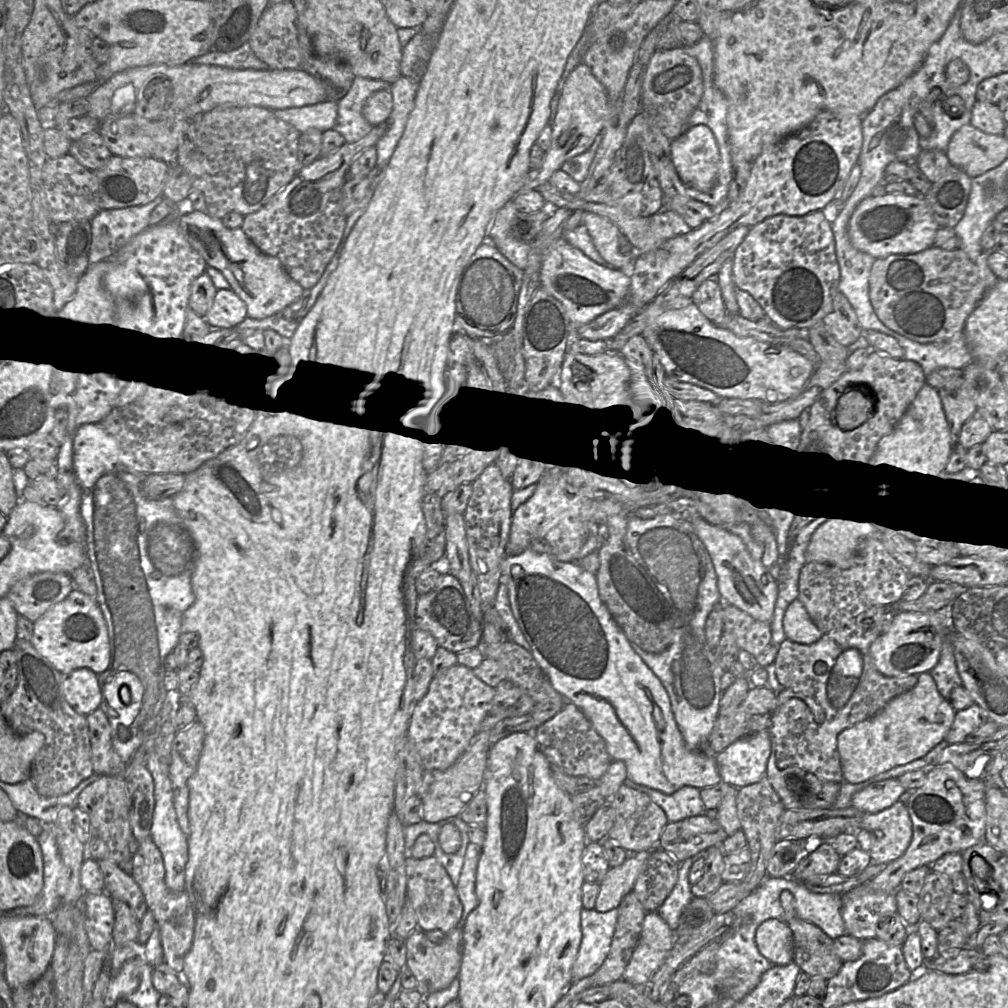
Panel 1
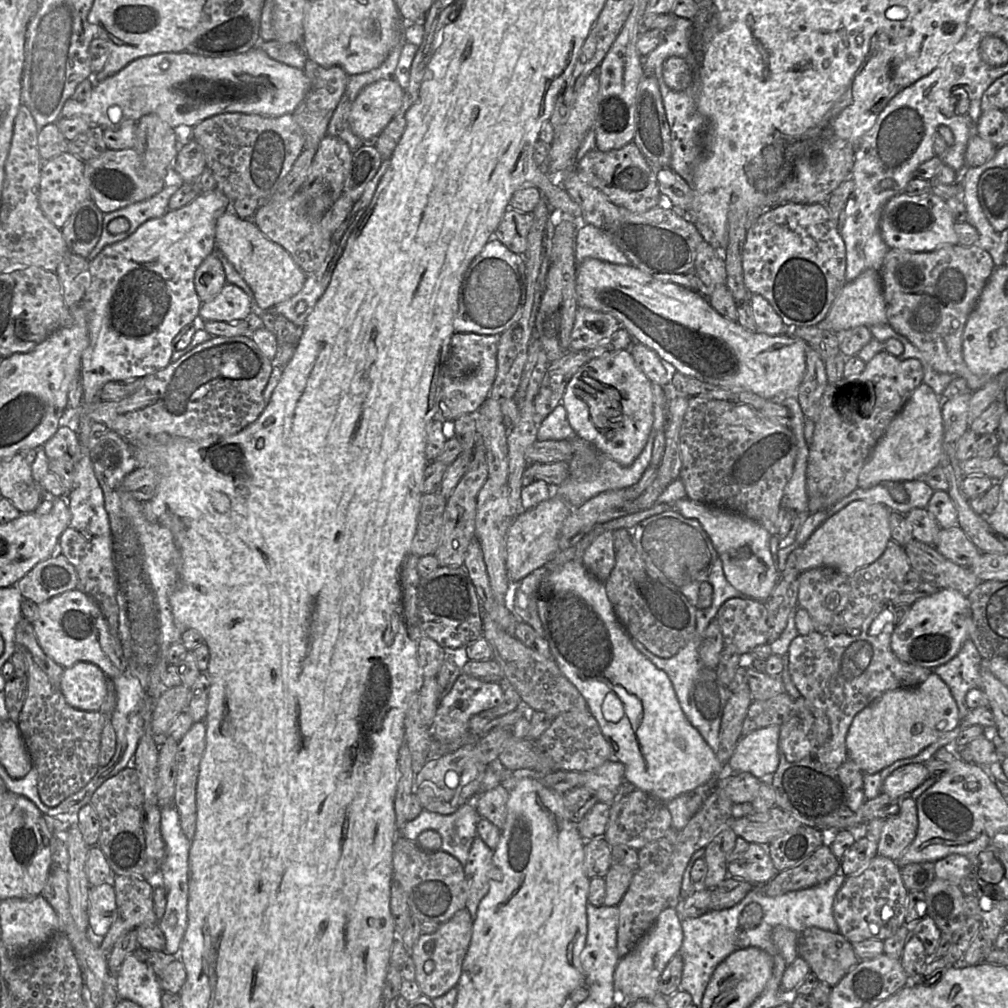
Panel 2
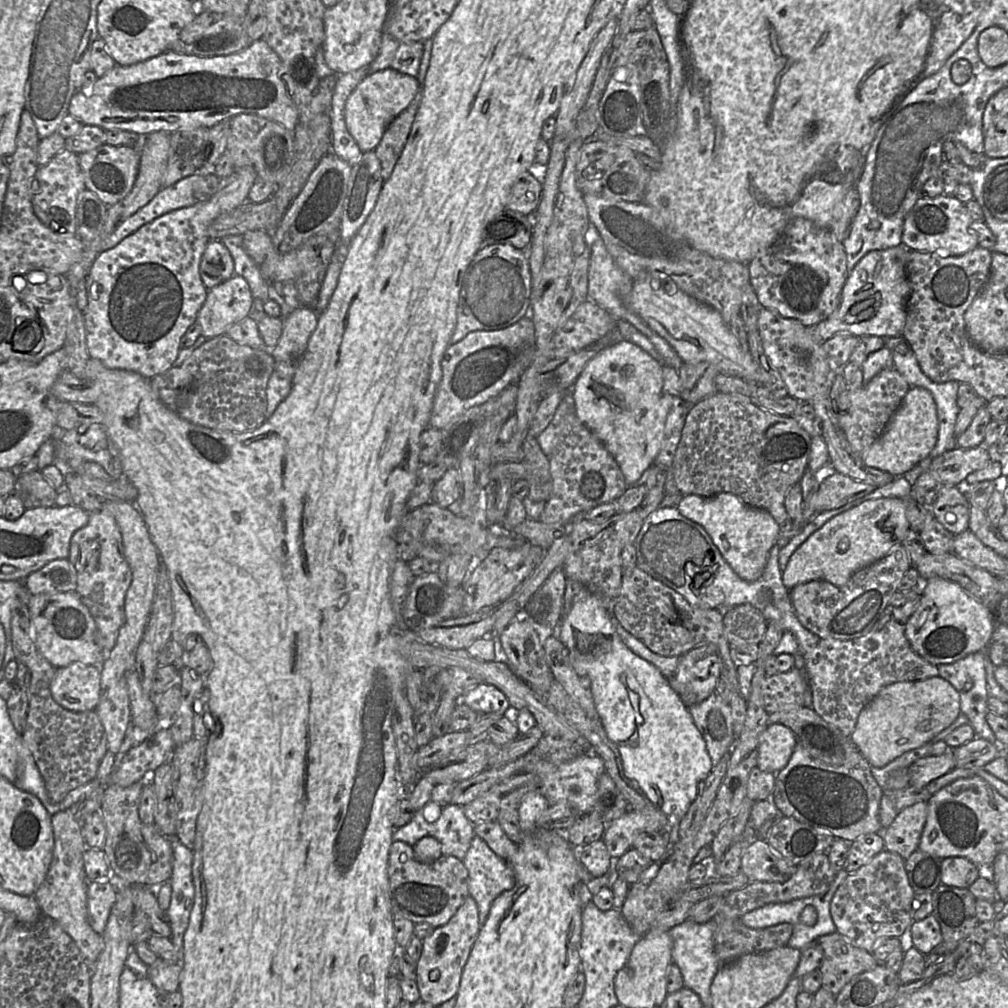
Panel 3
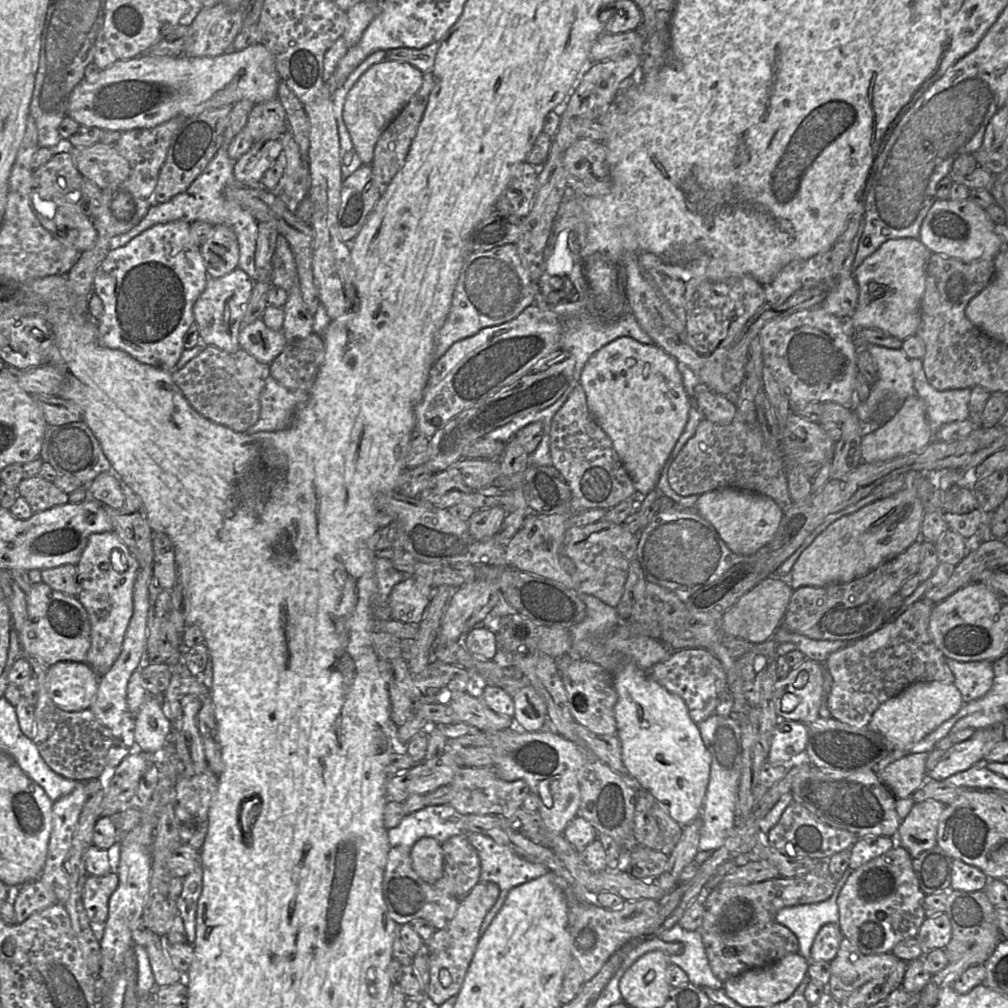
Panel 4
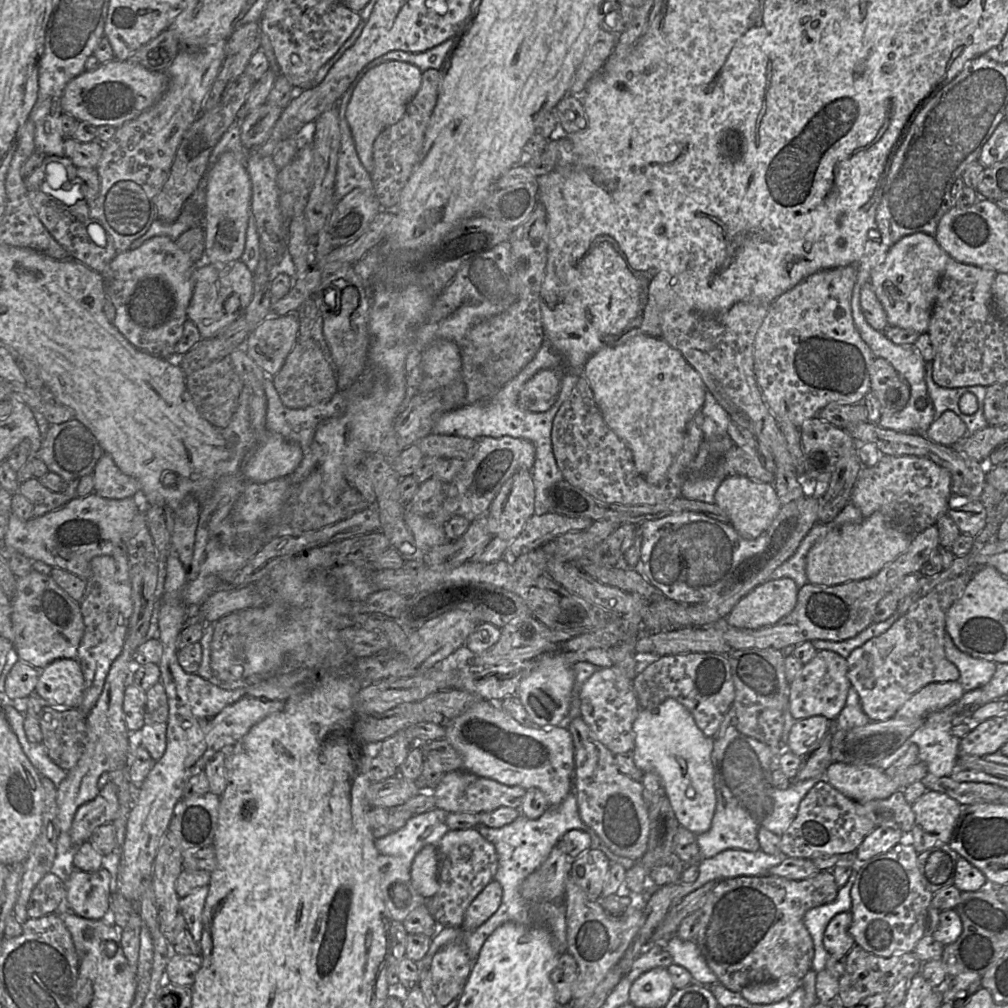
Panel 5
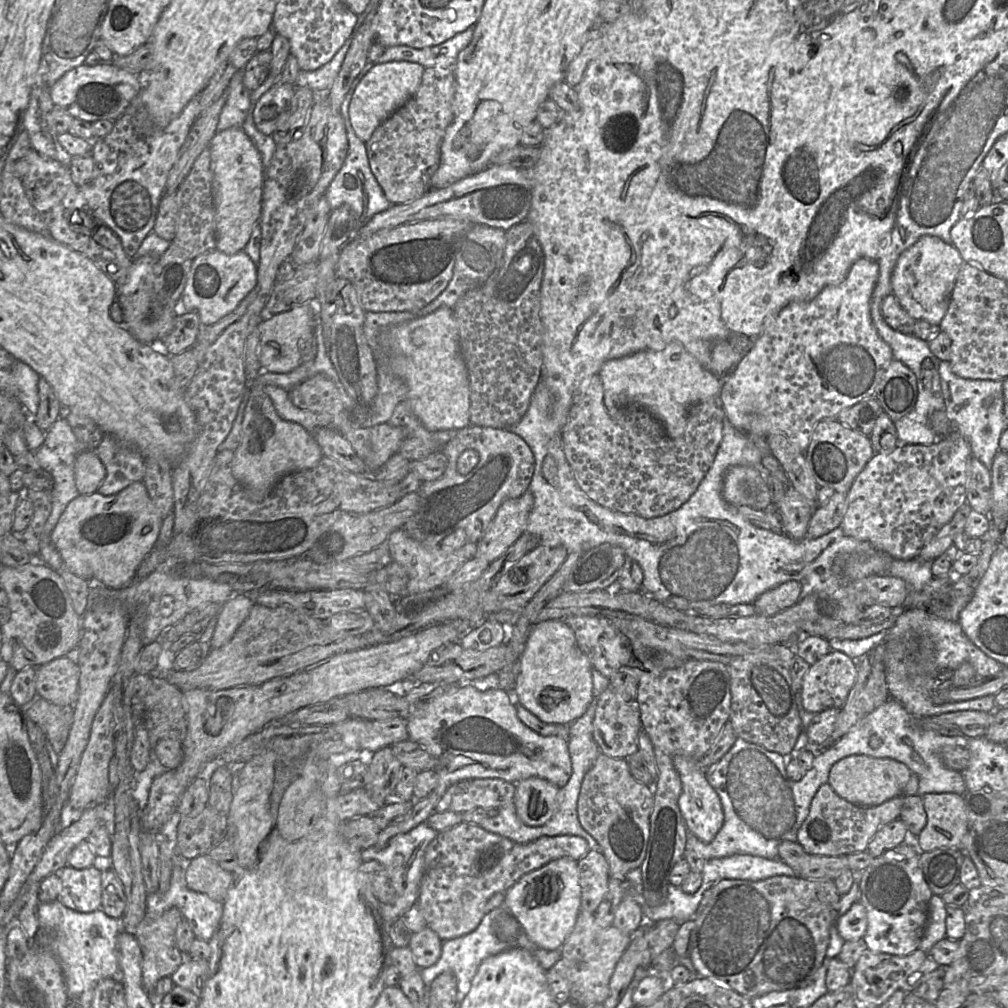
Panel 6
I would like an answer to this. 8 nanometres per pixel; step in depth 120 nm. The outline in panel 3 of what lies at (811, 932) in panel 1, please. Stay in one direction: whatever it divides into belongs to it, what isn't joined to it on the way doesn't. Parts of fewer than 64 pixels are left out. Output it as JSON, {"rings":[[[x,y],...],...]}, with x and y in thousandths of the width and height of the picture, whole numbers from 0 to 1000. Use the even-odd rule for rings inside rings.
{"rings":[[[830,925],[815,928],[807,935],[811,935],[816,941],[816,950],[812,960],[815,979],[828,989],[846,969],[874,955],[864,944],[847,938]]]}

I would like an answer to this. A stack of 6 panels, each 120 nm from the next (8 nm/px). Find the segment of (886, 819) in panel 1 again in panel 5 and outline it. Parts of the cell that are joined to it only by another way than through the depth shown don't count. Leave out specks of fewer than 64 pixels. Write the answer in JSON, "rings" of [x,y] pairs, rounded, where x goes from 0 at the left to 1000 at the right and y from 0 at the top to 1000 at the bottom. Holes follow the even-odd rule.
{"rings":[[[920,784],[906,799],[908,815],[905,824],[897,827],[898,832],[903,832],[907,842],[912,847],[929,838],[938,838],[942,834],[948,814],[954,800],[940,789]]]}

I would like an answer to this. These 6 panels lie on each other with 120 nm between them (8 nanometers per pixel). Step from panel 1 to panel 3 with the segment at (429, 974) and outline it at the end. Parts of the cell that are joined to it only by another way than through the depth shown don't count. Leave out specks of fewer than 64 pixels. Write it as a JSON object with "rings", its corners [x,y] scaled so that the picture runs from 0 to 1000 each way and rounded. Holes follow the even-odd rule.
{"rings":[[[463,889],[442,917],[431,921],[428,928],[419,932],[419,944],[413,955],[411,967],[417,992],[434,999],[453,988],[457,967],[475,923],[475,905],[472,894],[467,889]],[[429,962],[436,963],[436,970],[432,973],[426,971],[426,965]]]}

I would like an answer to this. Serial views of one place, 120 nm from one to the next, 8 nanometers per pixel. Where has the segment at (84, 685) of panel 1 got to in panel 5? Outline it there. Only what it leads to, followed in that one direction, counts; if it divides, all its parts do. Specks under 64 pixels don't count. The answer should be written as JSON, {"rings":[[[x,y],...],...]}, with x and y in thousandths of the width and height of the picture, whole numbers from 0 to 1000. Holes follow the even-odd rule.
{"rings":[[[56,654],[44,663],[35,663],[38,676],[35,688],[56,702],[77,702],[83,688],[84,676],[75,654]]]}

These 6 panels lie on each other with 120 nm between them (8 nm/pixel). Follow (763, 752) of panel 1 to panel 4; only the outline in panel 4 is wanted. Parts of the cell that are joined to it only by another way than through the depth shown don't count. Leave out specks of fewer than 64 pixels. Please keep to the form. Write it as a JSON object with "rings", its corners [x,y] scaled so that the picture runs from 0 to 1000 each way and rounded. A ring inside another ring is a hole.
{"rings":[[[774,713],[764,731],[761,757],[783,759],[784,754],[799,745],[801,732],[801,718]]]}

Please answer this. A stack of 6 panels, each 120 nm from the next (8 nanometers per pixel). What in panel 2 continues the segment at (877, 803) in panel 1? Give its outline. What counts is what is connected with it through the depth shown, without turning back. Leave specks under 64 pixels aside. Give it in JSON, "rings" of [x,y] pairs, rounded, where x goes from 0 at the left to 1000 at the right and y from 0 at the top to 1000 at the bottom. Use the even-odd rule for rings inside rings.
{"rings":[[[901,758],[891,762],[878,773],[875,787],[886,793],[902,791],[920,772],[921,765],[917,758]]]}

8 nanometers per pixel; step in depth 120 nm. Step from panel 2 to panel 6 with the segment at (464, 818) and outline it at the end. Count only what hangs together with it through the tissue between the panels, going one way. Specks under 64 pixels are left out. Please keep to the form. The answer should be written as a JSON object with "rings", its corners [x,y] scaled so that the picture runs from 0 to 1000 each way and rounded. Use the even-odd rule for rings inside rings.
{"rings":[[[419,815],[406,825],[390,830],[380,842],[375,842],[370,839],[358,843],[360,855],[374,853],[382,860],[388,877],[392,882],[390,893],[377,898],[377,907],[380,913],[381,923],[383,924],[383,931],[384,927],[386,928],[388,915],[393,911],[397,911],[415,894],[417,875],[421,866],[422,843],[434,827],[434,823],[428,821],[423,815]]]}

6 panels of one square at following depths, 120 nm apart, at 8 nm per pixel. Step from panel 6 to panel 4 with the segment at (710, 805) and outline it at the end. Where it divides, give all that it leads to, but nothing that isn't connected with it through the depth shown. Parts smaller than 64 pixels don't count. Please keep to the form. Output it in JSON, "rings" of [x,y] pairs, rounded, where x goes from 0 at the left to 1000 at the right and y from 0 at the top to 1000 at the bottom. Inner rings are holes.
{"rings":[[[618,656],[606,670],[612,688],[609,703],[612,731],[616,736],[621,768],[632,775],[635,783],[644,785],[669,814],[680,819],[694,810],[704,771],[705,749],[692,719],[686,713],[682,699],[672,688],[661,685],[644,671],[643,666],[635,664],[630,658]]]}

